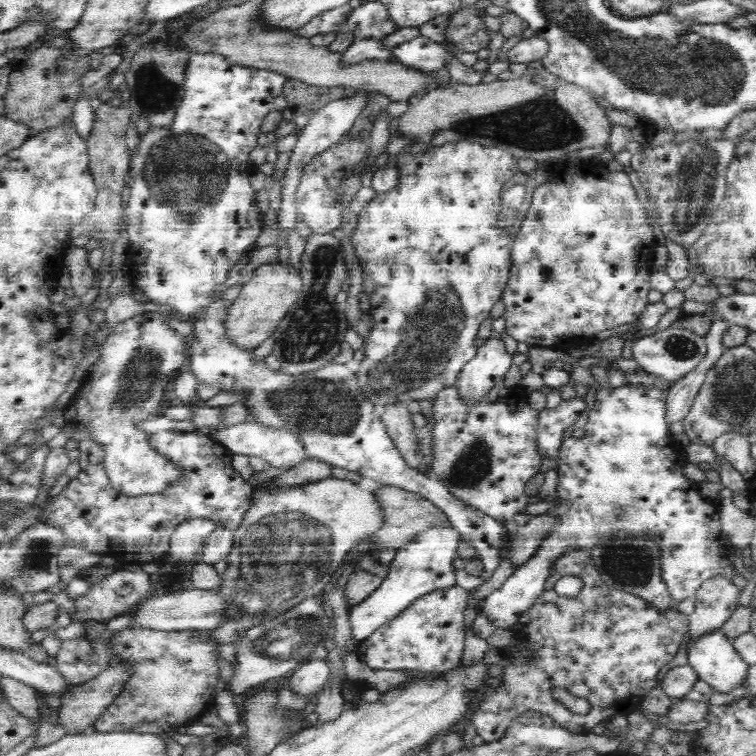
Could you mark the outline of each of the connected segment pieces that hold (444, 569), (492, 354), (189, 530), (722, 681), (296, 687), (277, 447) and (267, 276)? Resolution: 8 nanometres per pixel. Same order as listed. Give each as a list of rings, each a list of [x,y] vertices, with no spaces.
[[[438,526],[422,530],[413,542],[397,549],[396,557],[389,566],[388,576],[383,579],[380,588],[349,609],[352,642],[355,644],[368,638],[378,628],[388,624],[400,612],[409,608],[417,598],[439,589],[457,586],[452,563],[456,559],[460,539],[461,536],[454,527]]]
[[[496,332],[485,342],[456,379],[458,393],[466,402],[478,402],[478,398],[490,391],[512,366],[512,355]]]
[[[197,518],[189,521],[181,522],[173,531],[170,537],[170,550],[167,552],[165,559],[168,558],[168,562],[176,562],[176,563],[184,563],[195,562],[198,560],[199,555],[201,553],[201,549],[203,548],[205,542],[207,541],[210,533],[217,527],[218,524],[208,520],[206,518]]]
[[[721,630],[700,635],[687,652],[690,665],[703,682],[726,694],[746,680],[749,664]]]
[[[327,659],[305,662],[288,676],[287,687],[296,695],[306,697],[306,704],[316,703],[315,694],[323,689],[328,681],[329,670]]]
[[[243,422],[231,425],[222,430],[217,430],[213,437],[234,454],[245,454],[249,457],[259,456],[268,465],[278,468],[282,468],[282,466],[290,468],[290,466],[296,466],[308,458],[303,444],[297,436],[286,430],[273,430],[269,426],[262,425],[261,422]]]
[[[261,264],[255,267],[251,280],[241,286],[239,295],[235,297],[234,304],[228,310],[226,331],[230,341],[241,346],[243,350],[259,347],[275,332],[281,318],[297,301],[302,288],[303,278],[300,278],[300,274],[292,266]]]

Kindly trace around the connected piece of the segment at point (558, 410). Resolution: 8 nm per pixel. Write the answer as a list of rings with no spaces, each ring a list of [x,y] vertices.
[[[582,398],[561,400],[554,409],[544,408],[540,412],[537,426],[538,453],[550,460],[559,456],[562,446],[562,434],[568,426],[576,422],[578,416],[586,410],[586,403]]]

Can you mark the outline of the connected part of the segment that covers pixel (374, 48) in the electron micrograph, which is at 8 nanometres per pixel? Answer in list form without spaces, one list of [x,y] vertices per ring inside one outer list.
[[[355,38],[352,44],[343,52],[342,65],[348,67],[368,59],[390,61],[394,56],[392,51],[383,45],[384,40],[385,38]]]

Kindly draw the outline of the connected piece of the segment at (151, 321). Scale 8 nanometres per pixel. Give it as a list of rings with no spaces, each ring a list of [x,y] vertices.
[[[145,312],[142,314],[137,314],[132,318],[125,320],[121,323],[118,323],[114,326],[106,339],[103,341],[100,348],[100,357],[97,358],[94,365],[96,368],[92,370],[92,372],[87,372],[82,381],[82,394],[78,396],[78,400],[74,400],[74,420],[70,420],[70,425],[74,426],[74,428],[80,428],[80,432],[82,434],[82,438],[90,439],[92,441],[96,441],[104,447],[104,451],[106,451],[106,456],[104,456],[104,469],[106,469],[106,473],[108,473],[108,479],[110,479],[110,485],[114,487],[114,491],[118,491],[118,493],[124,493],[124,495],[132,495],[135,497],[138,494],[142,493],[161,493],[166,486],[170,486],[170,482],[178,481],[178,478],[182,478],[183,470],[179,468],[179,466],[175,466],[170,460],[167,460],[165,456],[161,456],[158,452],[155,452],[153,448],[151,448],[149,443],[149,436],[141,429],[136,427],[138,422],[143,422],[144,420],[148,420],[154,418],[155,416],[160,416],[163,414],[163,408],[165,406],[165,401],[162,400],[162,396],[164,396],[164,388],[166,386],[166,382],[168,382],[168,378],[172,378],[172,376],[178,376],[178,372],[182,372],[184,369],[188,369],[187,366],[187,356],[186,355],[186,345],[184,345],[182,336],[177,335],[176,331],[170,329],[168,326],[169,317],[164,314],[158,314],[154,312]]]

